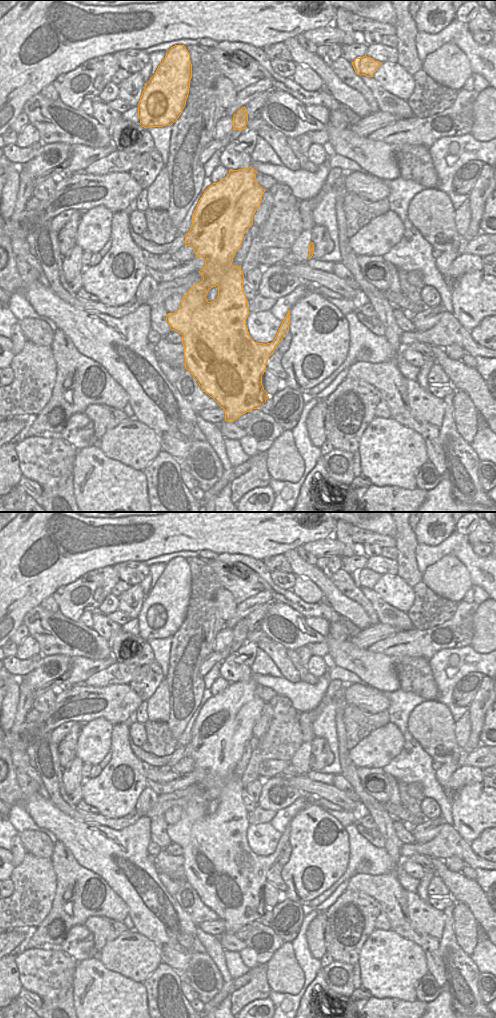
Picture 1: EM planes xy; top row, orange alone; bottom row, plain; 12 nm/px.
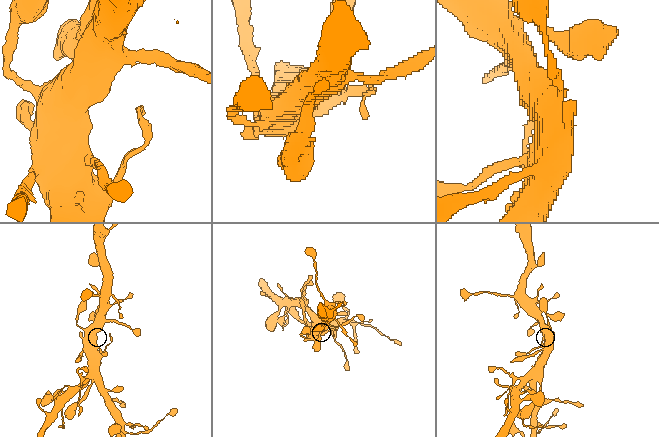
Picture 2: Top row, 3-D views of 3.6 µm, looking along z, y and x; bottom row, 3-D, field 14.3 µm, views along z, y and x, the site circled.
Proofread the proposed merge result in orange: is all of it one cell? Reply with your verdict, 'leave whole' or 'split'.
leave whole

